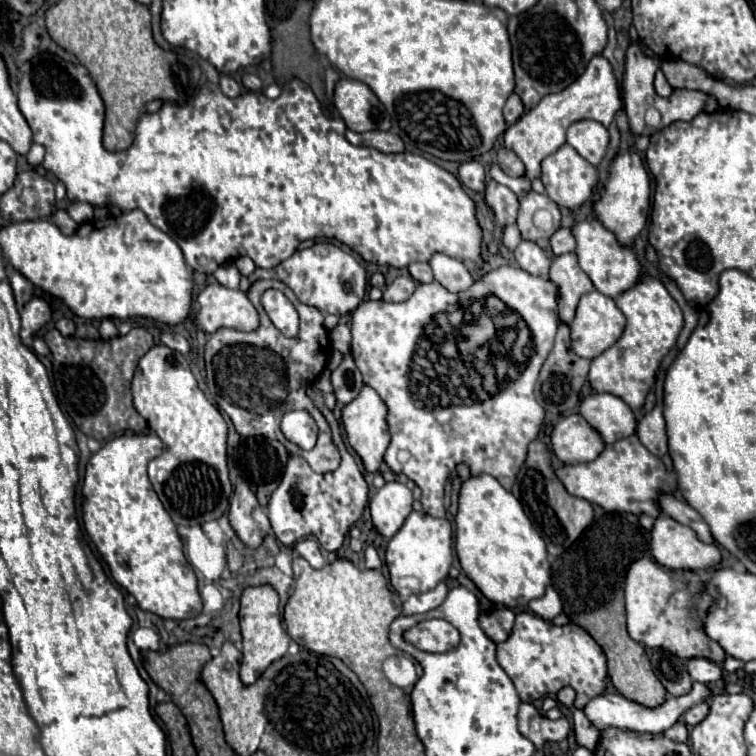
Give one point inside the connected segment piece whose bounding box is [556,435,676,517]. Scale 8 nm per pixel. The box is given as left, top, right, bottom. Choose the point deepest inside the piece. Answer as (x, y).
(626, 477)

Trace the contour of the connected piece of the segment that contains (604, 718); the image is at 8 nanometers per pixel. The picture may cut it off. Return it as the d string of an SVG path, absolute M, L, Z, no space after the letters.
M694 683L692 685L692 691L682 695L682 697L668 697L660 707L654 707L654 709L646 709L638 703L632 703L628 699L624 699L622 695L618 693L602 693L602 695L596 695L594 699L590 699L584 707L584 713L588 717L588 721L600 731L604 733L606 729L610 727L616 727L616 729L628 729L628 731L638 731L638 733L662 733L666 729L670 729L680 717L684 711L688 711L690 707L706 701L712 697L712 689L704 683Z

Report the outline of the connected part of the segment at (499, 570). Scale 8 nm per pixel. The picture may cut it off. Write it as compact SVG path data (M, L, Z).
M470 475L462 483L454 521L456 555L462 571L490 601L514 609L524 607L534 597L542 597L550 579L546 545L526 517L520 501L492 475Z

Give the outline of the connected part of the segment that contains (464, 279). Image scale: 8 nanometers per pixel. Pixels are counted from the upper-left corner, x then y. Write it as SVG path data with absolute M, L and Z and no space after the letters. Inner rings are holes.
M434 253L428 263L430 263L432 271L434 271L434 279L438 283L442 283L446 289L450 289L452 293L468 289L472 285L472 281L474 281L460 259L448 257L444 253Z

